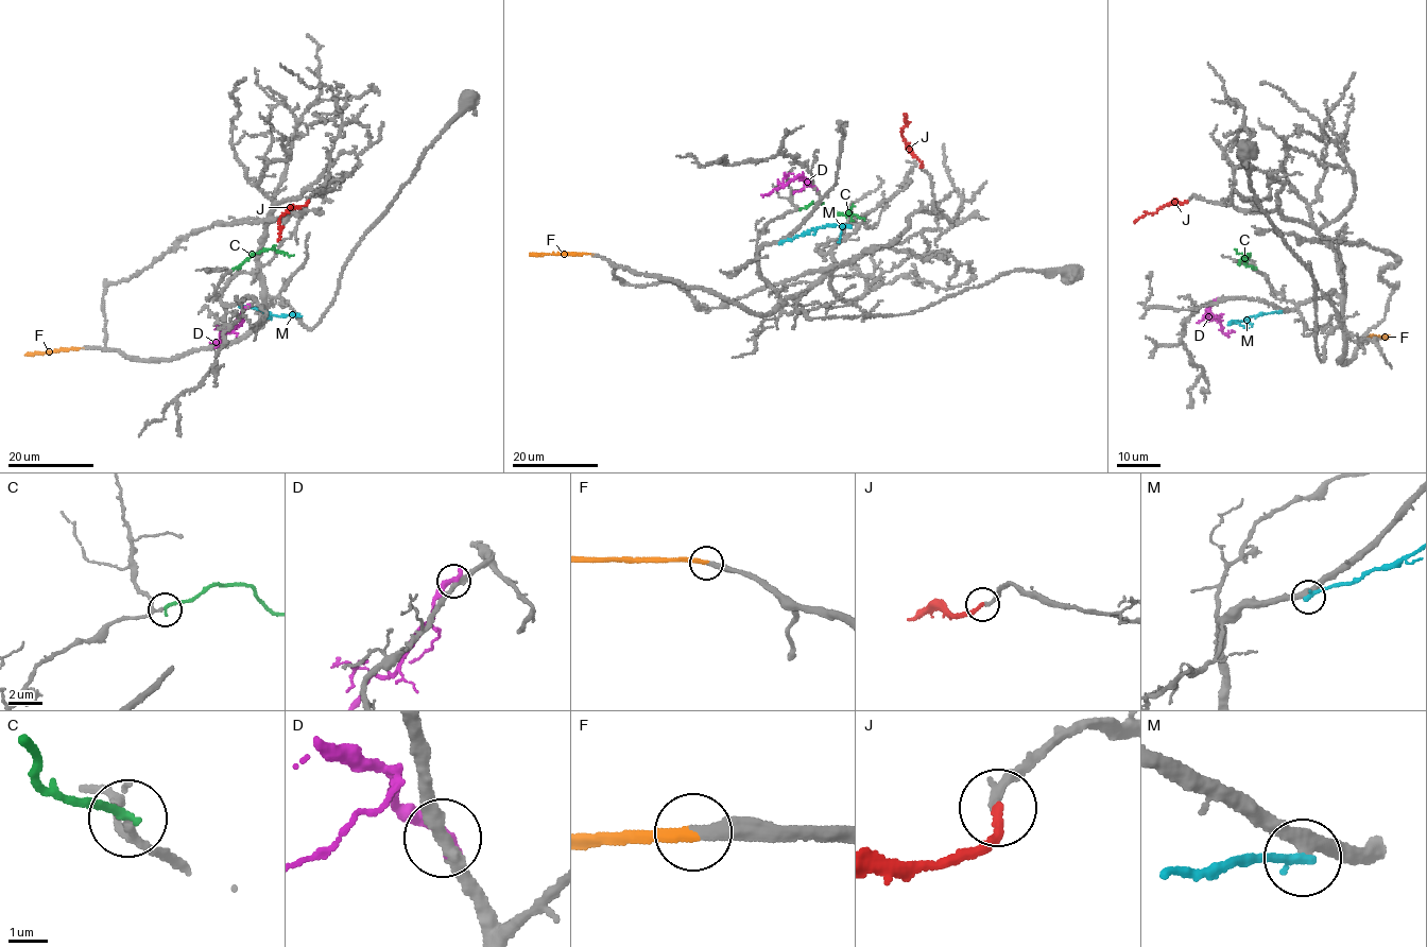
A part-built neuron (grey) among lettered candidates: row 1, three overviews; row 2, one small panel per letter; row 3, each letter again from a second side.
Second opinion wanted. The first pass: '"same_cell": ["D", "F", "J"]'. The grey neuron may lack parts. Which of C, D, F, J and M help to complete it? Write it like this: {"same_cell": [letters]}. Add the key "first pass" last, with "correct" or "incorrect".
{"same_cell": ["C", "F", "J"], "first pass": "incorrect"}

